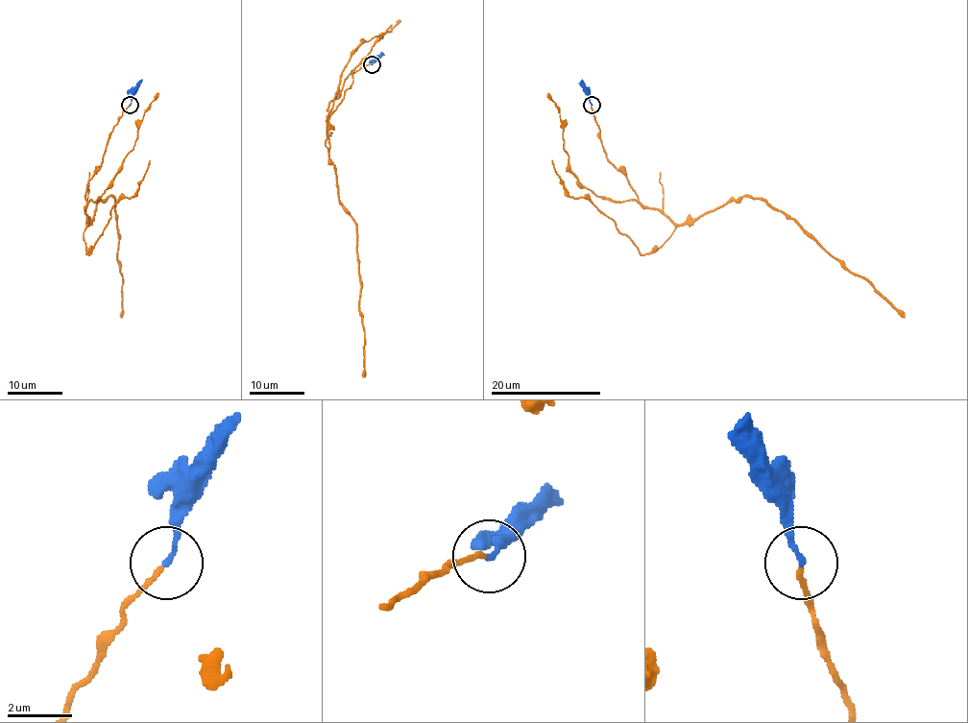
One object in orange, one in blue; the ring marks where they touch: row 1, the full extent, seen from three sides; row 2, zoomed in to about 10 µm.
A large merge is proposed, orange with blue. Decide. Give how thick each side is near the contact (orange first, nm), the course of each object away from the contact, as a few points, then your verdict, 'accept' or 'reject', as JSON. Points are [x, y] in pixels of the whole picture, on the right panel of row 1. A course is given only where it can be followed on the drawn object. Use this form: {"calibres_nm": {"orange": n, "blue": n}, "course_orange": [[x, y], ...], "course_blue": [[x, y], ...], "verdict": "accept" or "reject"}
{"calibres_nm": {"orange": 150, "blue": 150}, "course_orange": [[592, 105], [607, 157], [644, 205], [686, 224], [743, 196], [764, 199], [861, 275], [904, 318]], "course_blue": [[592, 105], [582, 79]], "verdict": "accept"}

